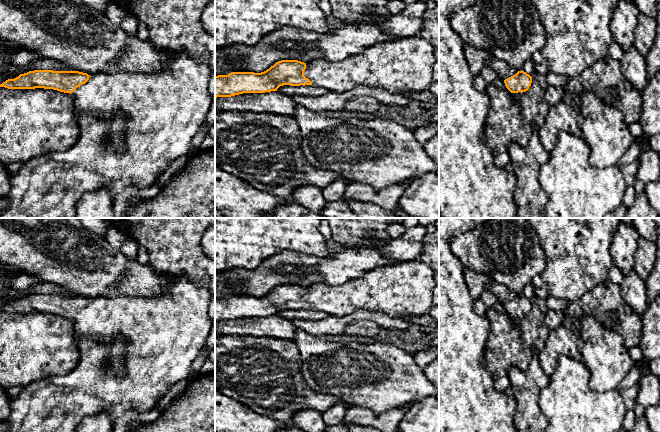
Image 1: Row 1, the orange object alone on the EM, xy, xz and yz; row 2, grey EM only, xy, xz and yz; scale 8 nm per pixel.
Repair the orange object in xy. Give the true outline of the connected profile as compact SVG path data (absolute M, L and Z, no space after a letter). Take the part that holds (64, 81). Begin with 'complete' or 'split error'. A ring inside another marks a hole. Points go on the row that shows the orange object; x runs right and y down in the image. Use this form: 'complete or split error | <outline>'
split error | M186 50L182 51L168 51L168 59L165 65L159 72L146 73L146 72L128 72L127 70L114 70L112 72L98 72L93 75L79 71L53 71L53 70L34 70L24 74L20 74L14 79L8 79L0 87L8 89L53 89L64 93L70 93L74 97L74 107L78 113L78 127L80 131L77 142L65 151L51 152L46 155L38 156L25 164L22 164L19 172L12 176L10 181L10 191L6 196L0 198L0 218L73 218L76 214L77 203L88 193L97 191L99 188L108 188L112 194L114 200L115 196L124 188L133 187L137 189L144 189L156 184L158 178L167 167L180 156L189 155L191 150L191 144L194 136L198 132L199 128L203 125L205 117L211 107L213 97L208 92L210 67L208 56L202 55L199 59L196 59L190 52ZM120 111L124 117L128 119L125 132L125 144L126 148L123 153L116 153L107 143L108 135L110 133L110 119L112 115Z

